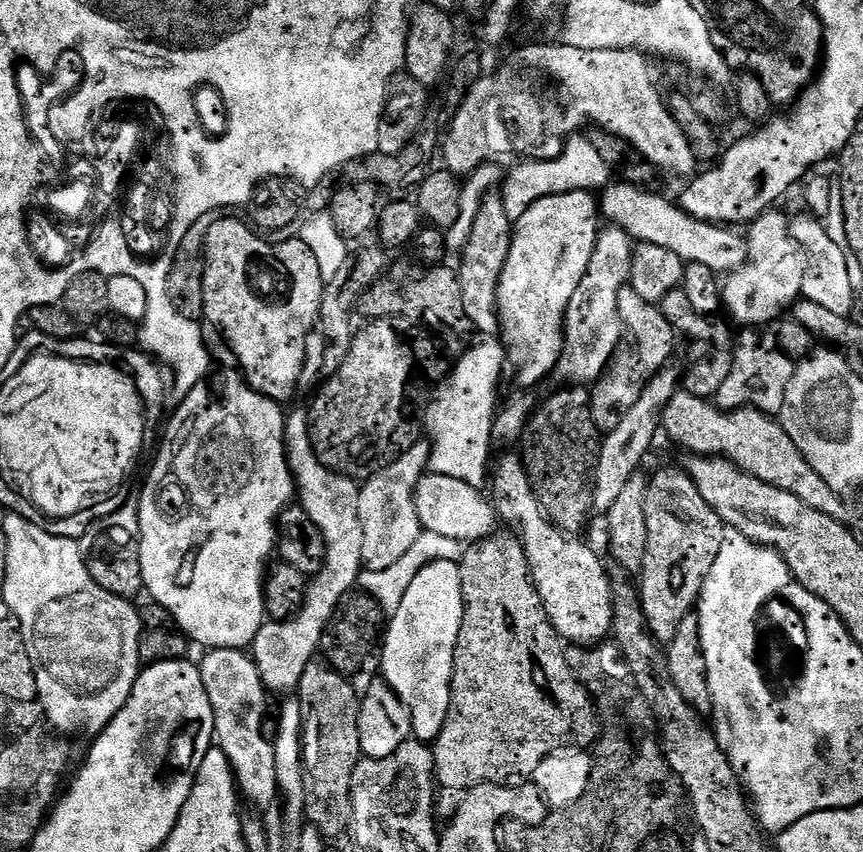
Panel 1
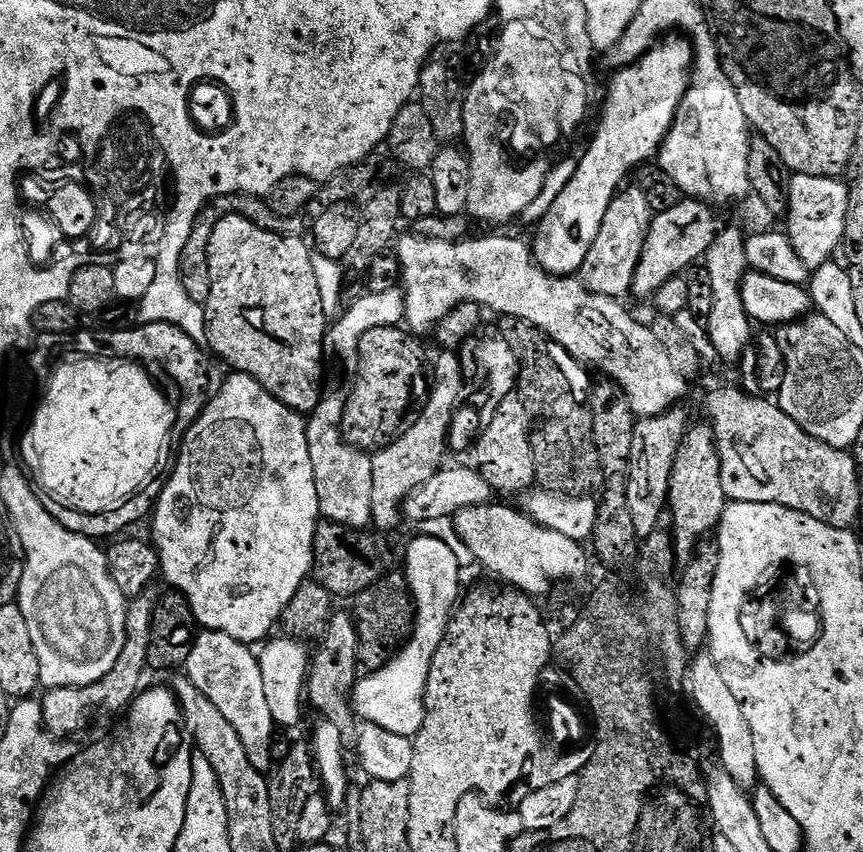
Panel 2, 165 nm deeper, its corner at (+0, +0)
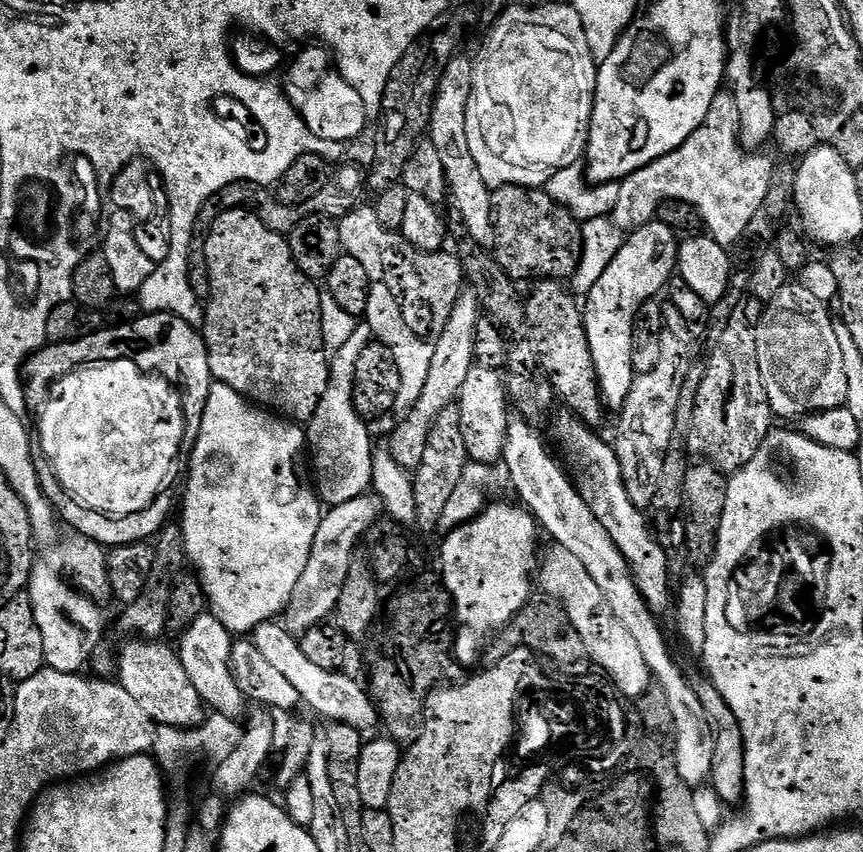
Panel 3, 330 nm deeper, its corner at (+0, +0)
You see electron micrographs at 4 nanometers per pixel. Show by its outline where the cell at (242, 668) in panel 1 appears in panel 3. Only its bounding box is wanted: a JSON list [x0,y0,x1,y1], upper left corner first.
[178,614,246,718]

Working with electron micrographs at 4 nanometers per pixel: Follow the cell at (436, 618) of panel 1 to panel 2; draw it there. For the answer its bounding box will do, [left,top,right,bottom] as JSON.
[350,534,462,738]

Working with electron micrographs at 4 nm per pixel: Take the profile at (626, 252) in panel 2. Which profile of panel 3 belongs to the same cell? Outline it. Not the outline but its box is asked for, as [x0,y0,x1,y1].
[611,94,774,246]

